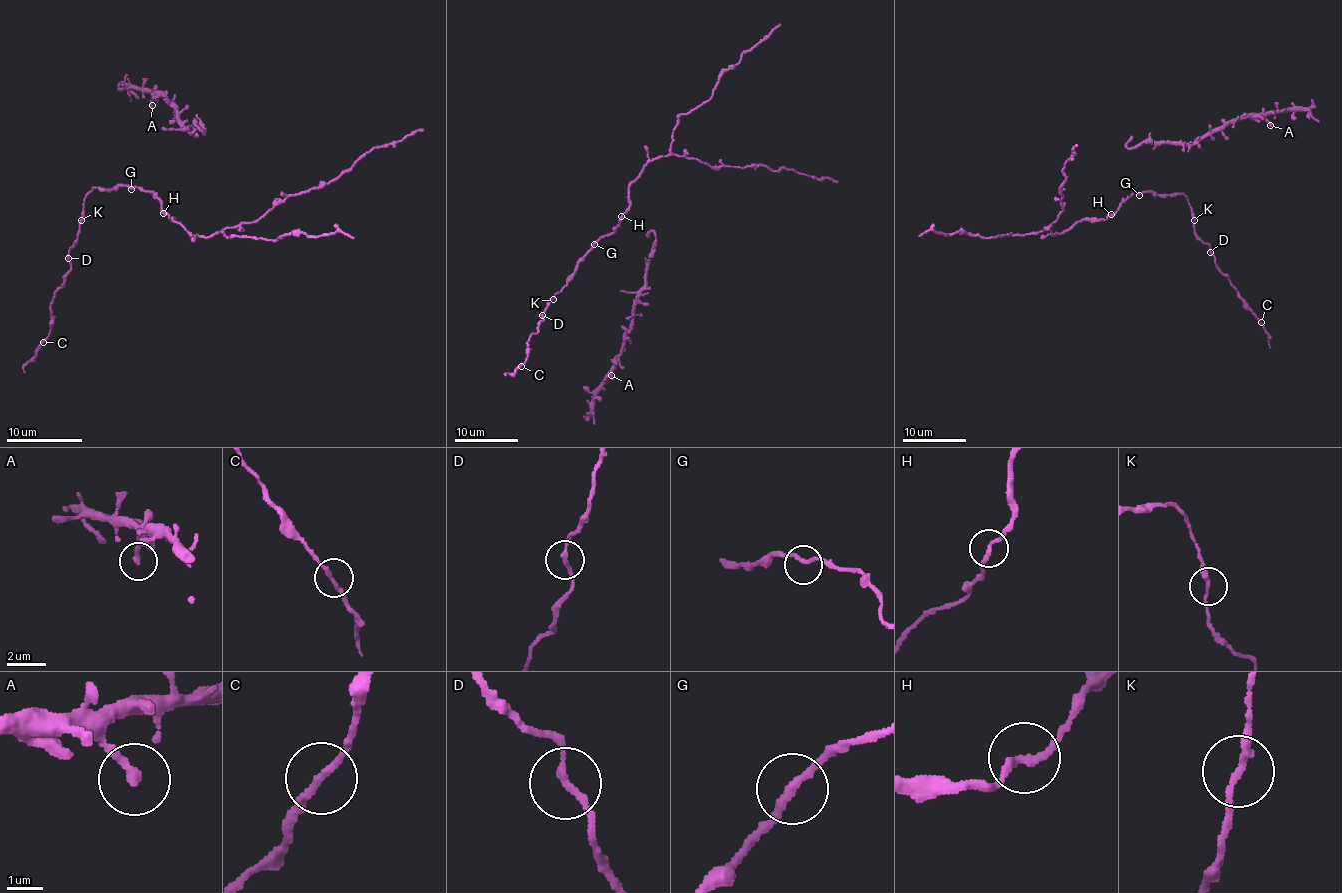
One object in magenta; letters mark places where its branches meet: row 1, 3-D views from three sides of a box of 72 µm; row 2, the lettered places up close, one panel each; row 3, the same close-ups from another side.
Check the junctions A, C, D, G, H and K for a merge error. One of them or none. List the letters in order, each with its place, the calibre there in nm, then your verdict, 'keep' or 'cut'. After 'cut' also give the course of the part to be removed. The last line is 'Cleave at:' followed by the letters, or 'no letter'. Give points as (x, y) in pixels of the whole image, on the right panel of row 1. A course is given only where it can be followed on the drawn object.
A: at (1270, 125); 280 nm thick; keep
C: at (1261, 322); 200 nm thick; keep
D: at (1210, 252); 190 nm thick; keep
G: at (1139, 195); 200 nm thick; keep
H: at (1111, 214); 200 nm thick; keep
K: at (1194, 220); 200 nm thick; keep
Cleave at: no letter

